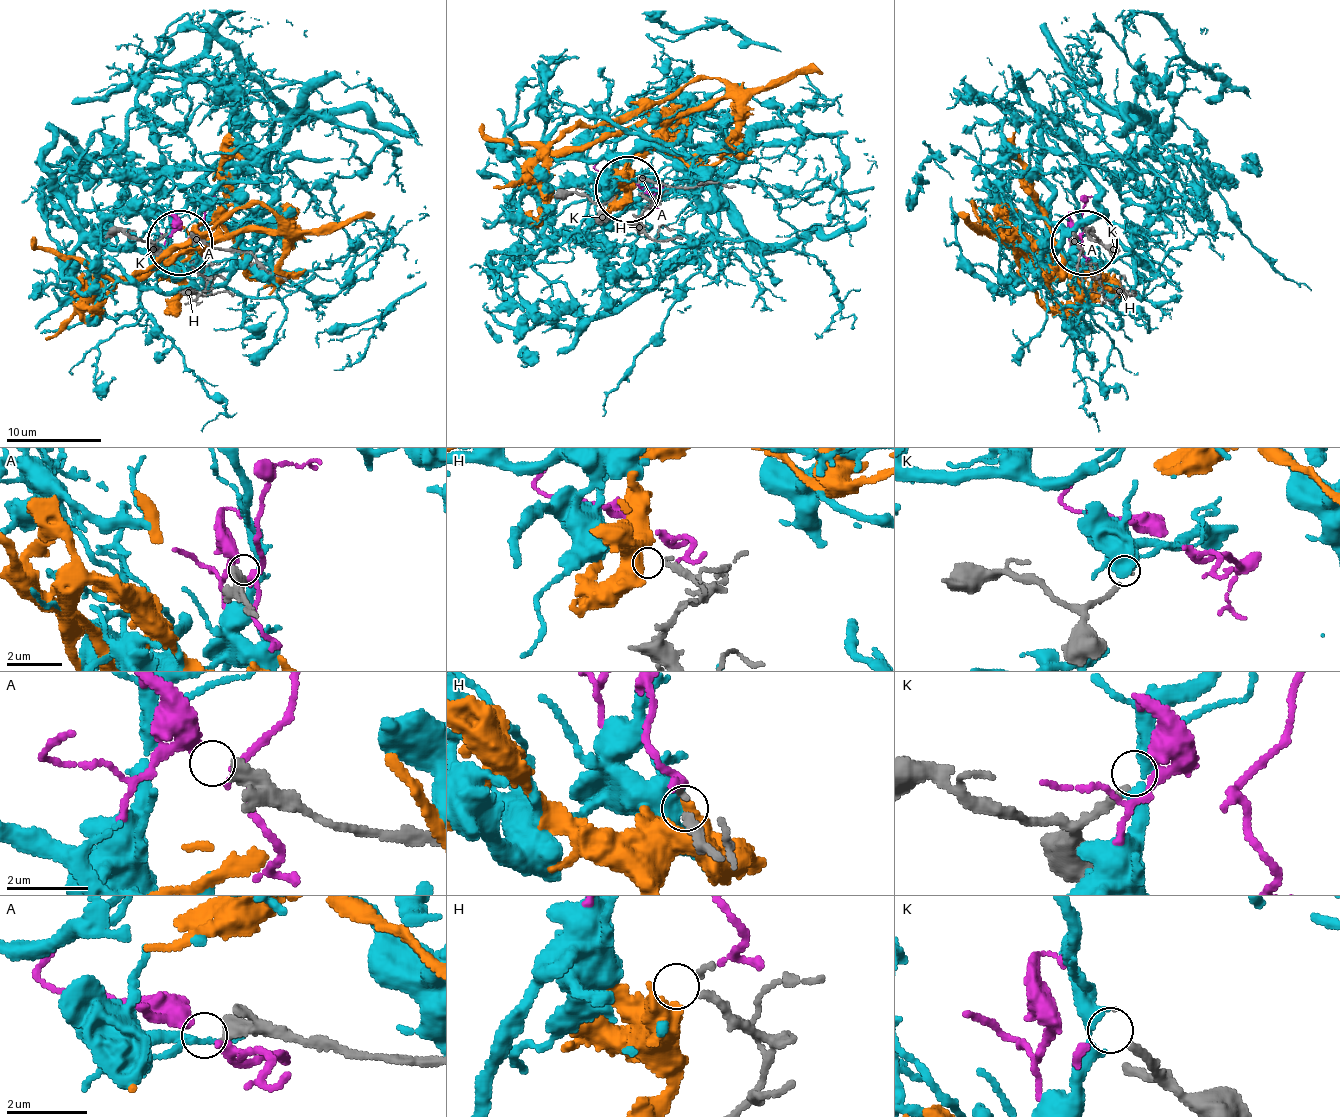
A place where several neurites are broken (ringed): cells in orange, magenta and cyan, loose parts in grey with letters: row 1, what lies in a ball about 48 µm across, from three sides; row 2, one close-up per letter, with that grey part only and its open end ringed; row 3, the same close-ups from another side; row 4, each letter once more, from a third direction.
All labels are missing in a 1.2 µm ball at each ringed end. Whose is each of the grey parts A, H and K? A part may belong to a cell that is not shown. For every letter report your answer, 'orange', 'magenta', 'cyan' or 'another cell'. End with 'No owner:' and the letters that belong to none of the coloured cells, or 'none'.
A: another cell
H: another cell
K: cyan
No owner: A, H

